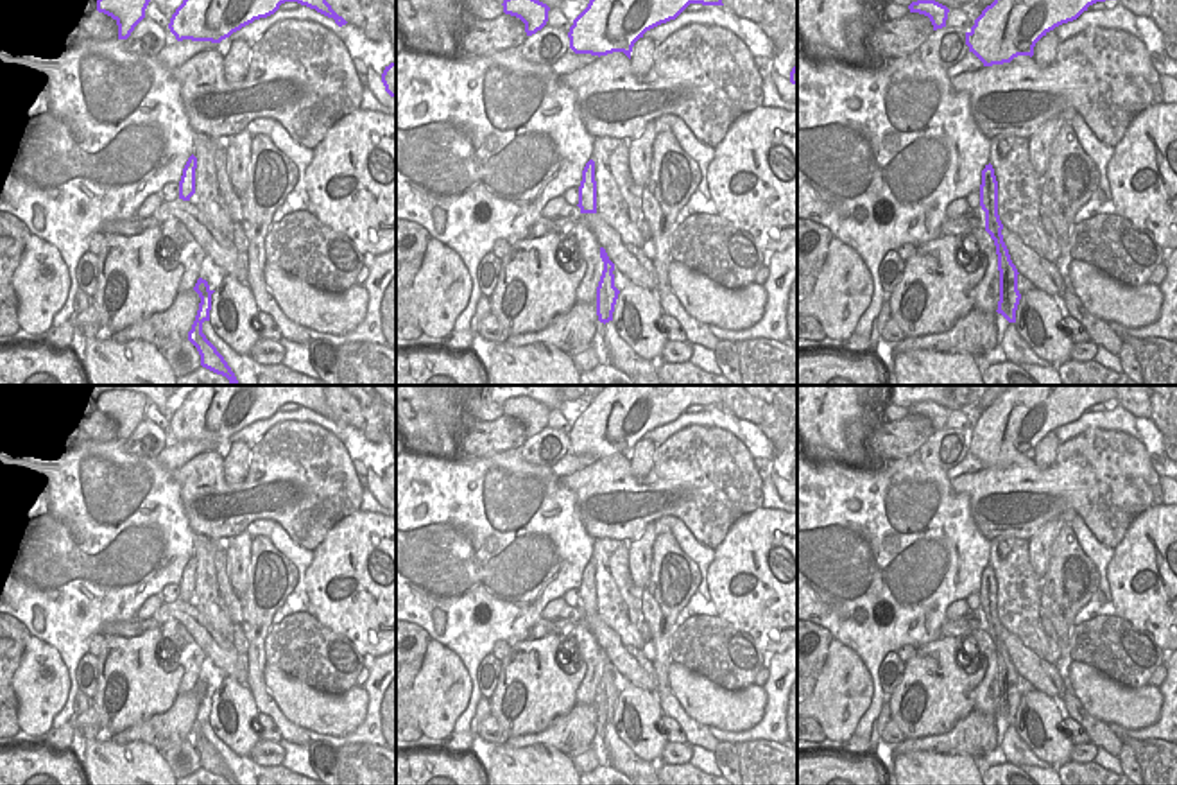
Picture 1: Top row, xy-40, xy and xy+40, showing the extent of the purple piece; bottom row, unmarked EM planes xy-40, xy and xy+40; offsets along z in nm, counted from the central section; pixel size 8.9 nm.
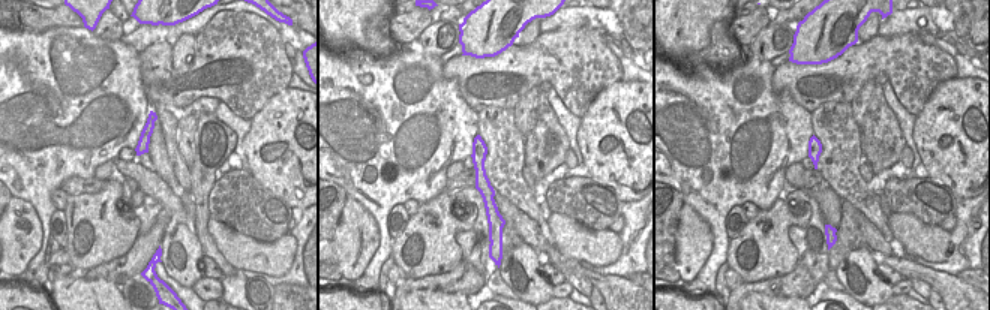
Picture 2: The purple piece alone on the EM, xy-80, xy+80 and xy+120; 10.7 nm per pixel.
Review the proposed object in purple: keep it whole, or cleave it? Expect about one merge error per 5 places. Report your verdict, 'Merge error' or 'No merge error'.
No merge error.

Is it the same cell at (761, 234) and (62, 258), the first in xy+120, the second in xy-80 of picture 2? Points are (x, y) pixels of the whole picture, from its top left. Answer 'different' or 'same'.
different

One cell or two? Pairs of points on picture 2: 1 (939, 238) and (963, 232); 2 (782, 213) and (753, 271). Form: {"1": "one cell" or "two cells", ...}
{"1": "two cells", "2": "one cell"}

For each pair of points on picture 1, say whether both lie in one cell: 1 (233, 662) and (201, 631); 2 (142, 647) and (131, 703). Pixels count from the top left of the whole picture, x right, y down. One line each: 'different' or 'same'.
1: same
2: same

